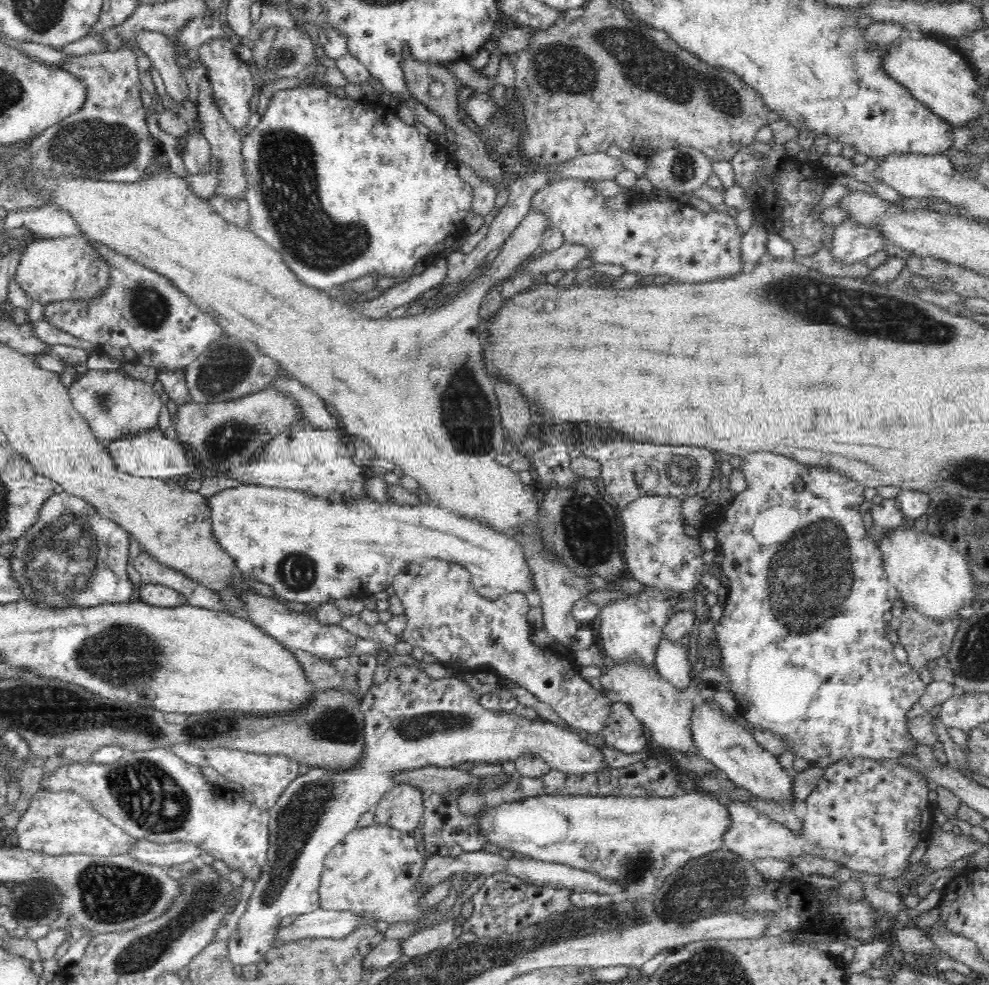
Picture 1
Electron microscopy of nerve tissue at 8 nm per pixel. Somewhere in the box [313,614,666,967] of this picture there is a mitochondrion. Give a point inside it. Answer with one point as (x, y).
(416, 728)

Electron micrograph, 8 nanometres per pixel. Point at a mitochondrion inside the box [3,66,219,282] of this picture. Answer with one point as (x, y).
(93, 146)

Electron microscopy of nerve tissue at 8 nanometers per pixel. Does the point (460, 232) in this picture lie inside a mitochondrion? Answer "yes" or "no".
no

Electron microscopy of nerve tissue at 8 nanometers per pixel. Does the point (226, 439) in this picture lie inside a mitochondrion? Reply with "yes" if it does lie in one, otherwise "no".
yes

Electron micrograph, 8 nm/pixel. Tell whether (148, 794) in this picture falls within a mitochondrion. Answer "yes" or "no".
yes

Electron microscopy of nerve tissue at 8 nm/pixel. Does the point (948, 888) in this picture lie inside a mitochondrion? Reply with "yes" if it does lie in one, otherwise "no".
no

